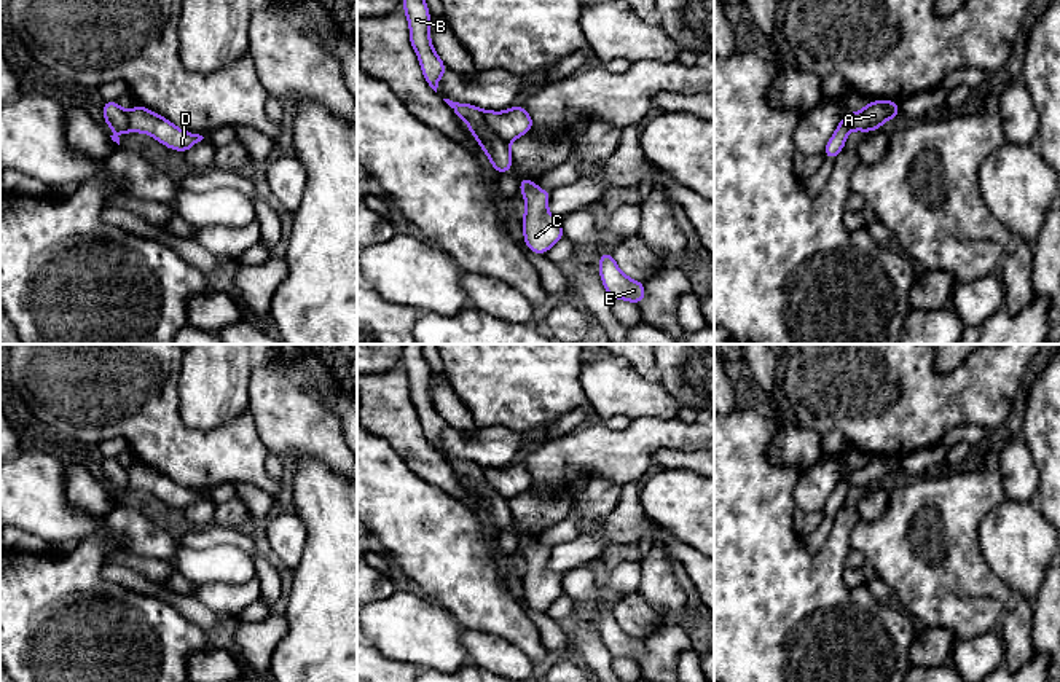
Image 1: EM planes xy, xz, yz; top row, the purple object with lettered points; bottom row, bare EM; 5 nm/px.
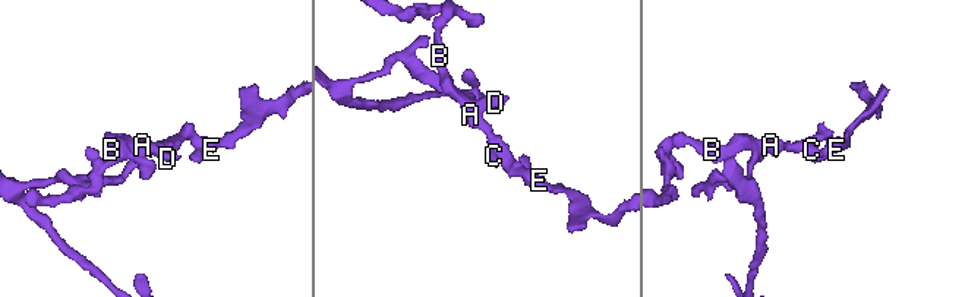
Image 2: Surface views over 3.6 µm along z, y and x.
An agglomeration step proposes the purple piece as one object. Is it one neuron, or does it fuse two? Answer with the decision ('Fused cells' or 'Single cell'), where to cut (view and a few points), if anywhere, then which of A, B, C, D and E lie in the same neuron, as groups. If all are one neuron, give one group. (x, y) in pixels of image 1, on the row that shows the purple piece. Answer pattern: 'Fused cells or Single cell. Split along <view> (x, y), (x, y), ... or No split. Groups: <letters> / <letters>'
Fused cells. Split along xz (480, 110), (485, 123), (507, 144). Groups: A B C E / D

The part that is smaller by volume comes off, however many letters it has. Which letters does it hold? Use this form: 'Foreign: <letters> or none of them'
Foreign: A, B, C, E

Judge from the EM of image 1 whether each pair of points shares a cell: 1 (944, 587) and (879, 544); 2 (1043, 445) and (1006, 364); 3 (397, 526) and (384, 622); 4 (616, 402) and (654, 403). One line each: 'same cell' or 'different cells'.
1: same cell
2: different cells
3: different cells
4: same cell

